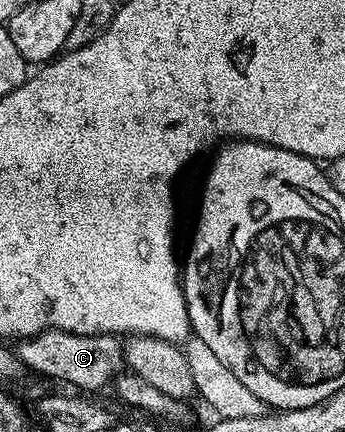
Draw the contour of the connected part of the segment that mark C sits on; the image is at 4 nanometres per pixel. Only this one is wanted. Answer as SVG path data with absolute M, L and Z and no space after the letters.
M46 330L35 338L21 339L16 353L29 371L43 374L38 375L43 379L55 378L58 382L67 382L78 392L94 392L90 390L109 387L124 370L124 346L112 334L69 334L63 330Z

